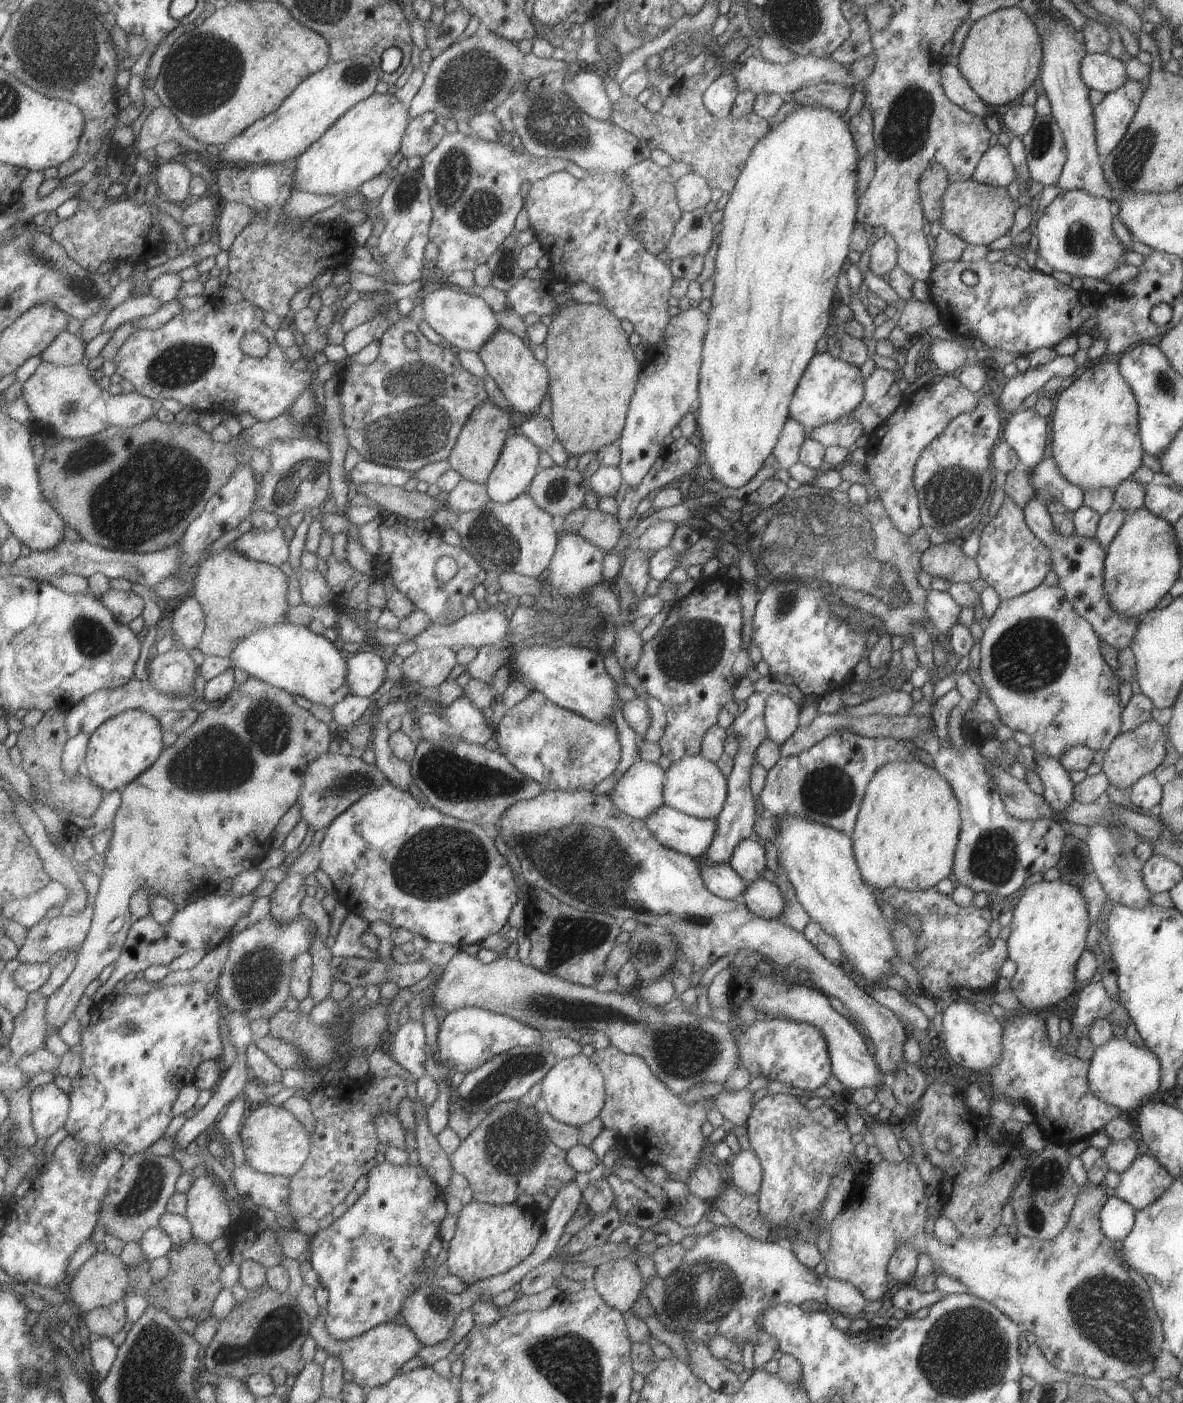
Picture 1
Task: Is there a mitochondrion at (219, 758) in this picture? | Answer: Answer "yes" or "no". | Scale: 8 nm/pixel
yes

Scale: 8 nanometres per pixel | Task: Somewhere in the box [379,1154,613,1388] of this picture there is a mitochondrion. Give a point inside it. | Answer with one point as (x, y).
(434, 1303)

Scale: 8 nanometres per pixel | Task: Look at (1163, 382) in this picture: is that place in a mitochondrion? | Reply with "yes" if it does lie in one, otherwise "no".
yes

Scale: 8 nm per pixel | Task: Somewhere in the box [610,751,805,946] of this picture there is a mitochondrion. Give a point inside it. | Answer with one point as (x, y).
(692, 919)

